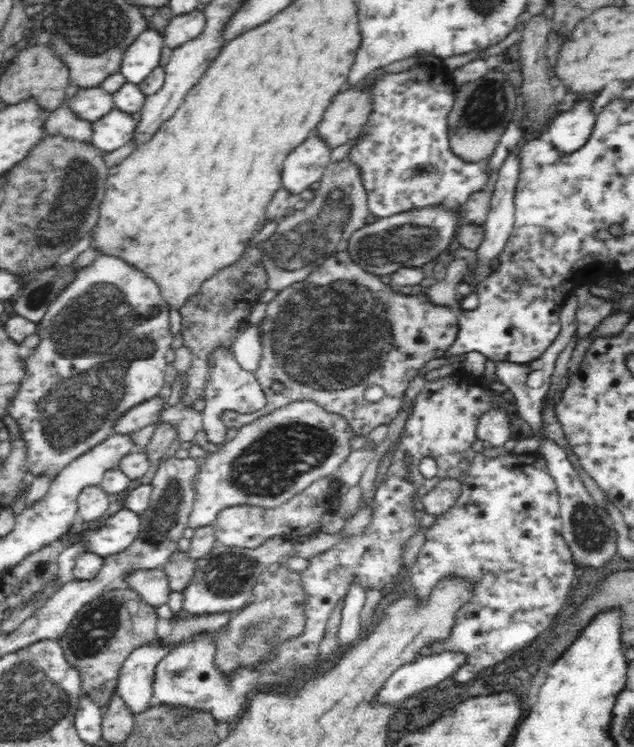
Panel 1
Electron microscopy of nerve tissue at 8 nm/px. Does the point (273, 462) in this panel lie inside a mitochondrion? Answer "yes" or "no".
yes

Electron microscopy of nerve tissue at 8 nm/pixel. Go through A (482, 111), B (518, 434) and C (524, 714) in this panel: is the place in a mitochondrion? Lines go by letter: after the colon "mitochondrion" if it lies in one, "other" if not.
A: mitochondrion
B: other
C: other

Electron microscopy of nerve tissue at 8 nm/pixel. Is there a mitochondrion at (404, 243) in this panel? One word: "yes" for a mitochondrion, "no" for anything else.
yes

